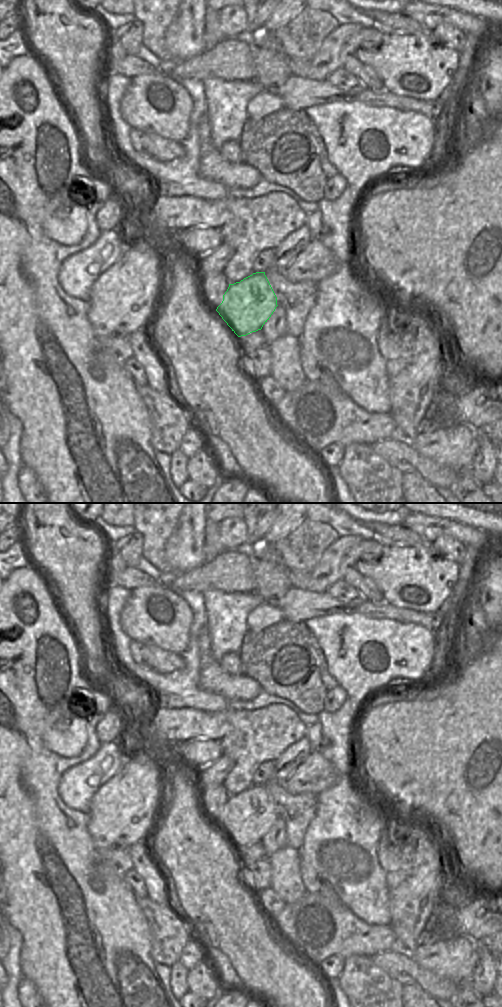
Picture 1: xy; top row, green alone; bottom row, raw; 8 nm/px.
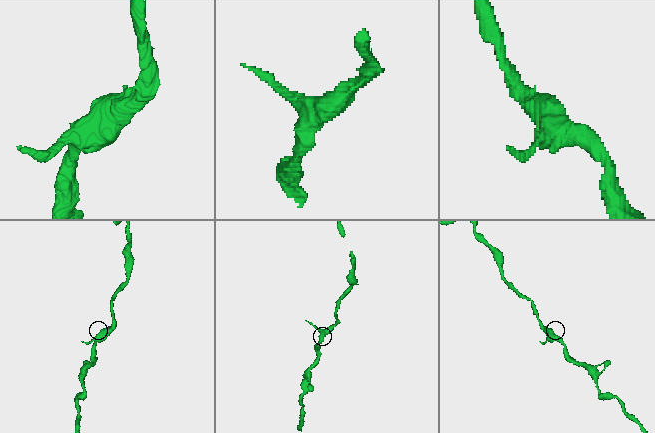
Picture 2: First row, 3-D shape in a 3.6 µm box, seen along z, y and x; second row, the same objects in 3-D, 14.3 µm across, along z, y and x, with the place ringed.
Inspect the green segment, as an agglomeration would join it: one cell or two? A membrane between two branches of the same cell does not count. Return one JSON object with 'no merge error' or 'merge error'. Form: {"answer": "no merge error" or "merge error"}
{"answer": "no merge error"}

